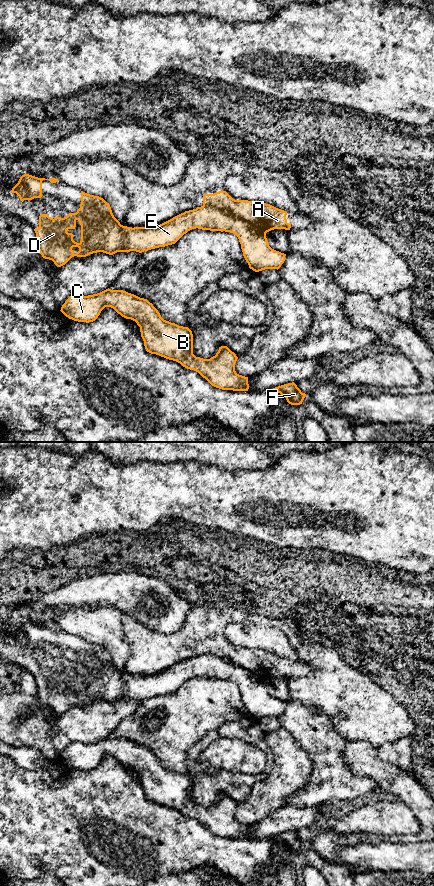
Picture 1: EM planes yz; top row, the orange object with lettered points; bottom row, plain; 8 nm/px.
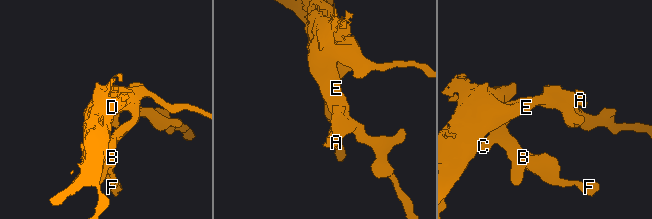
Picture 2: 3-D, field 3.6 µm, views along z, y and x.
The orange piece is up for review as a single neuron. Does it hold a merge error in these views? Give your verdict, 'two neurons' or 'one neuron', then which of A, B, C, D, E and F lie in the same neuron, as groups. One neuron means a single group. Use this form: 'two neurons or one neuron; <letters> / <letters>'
two neurons; A / B C D E F

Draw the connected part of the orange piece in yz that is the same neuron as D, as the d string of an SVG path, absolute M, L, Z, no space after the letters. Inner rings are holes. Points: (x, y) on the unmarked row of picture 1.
M81 639L81 652L76 661L54 667L41 662L39 675L34 679L36 695L42 705L61 715L74 704L86 705L97 700L109 703L130 699L142 701L172 693L196 676L235 682L249 716L255 720L278 718L285 709L286 702L269 694L266 681L211 653L185 659L156 675L132 676L120 672L103 646ZM77 668L81 673L79 691L73 688L72 681L67 680L75 677Z

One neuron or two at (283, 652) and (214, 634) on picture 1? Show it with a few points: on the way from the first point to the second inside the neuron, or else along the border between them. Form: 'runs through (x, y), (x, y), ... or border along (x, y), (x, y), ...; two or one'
border along (227, 624), (225, 638), (235, 647), (246, 648); two

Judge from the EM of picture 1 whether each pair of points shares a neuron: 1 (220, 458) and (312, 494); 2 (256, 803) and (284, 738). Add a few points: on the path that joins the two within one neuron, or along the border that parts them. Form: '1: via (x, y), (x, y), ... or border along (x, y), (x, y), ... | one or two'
1: border along (271, 466), (265, 469), (224, 469) | two
2: via (272, 788), (284, 776), (284, 754) | one

